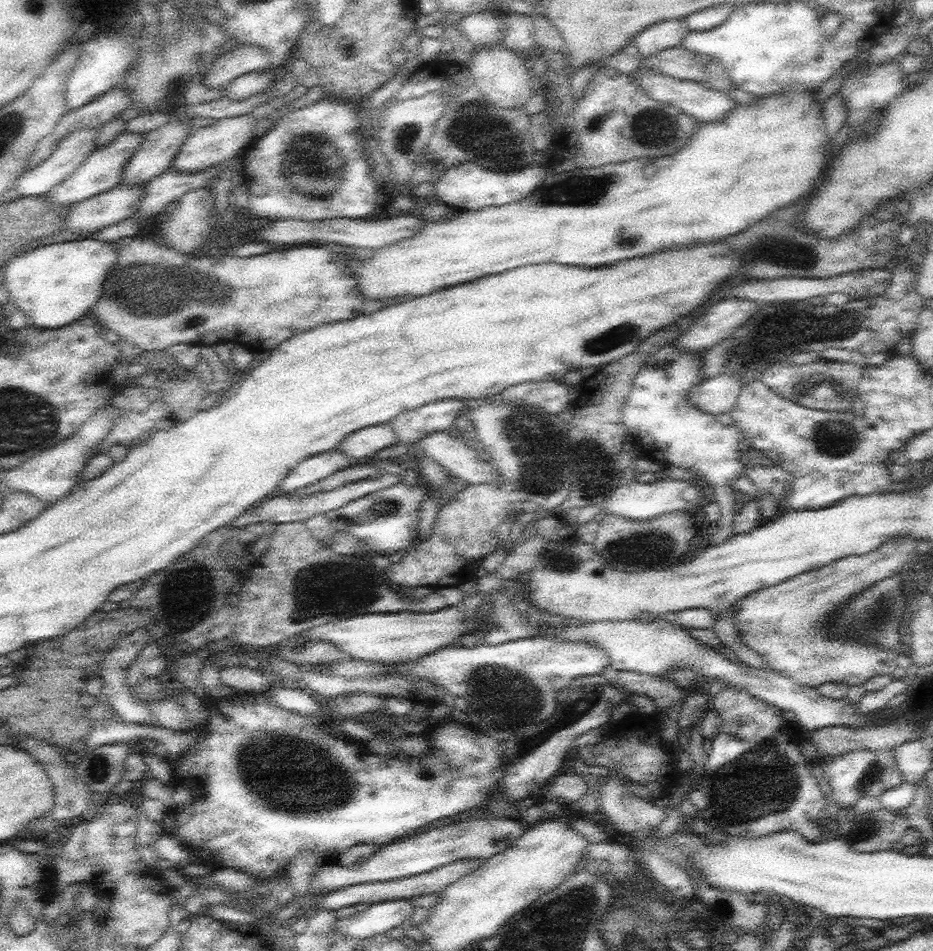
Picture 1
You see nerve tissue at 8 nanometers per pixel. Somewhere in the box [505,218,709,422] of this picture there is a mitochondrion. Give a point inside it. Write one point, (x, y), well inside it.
(618, 336)

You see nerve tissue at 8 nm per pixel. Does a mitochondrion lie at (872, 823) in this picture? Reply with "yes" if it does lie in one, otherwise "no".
yes

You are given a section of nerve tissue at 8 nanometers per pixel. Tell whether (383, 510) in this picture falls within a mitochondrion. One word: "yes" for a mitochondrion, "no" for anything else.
yes

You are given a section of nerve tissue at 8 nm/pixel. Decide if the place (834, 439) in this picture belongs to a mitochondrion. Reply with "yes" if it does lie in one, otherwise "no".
yes

